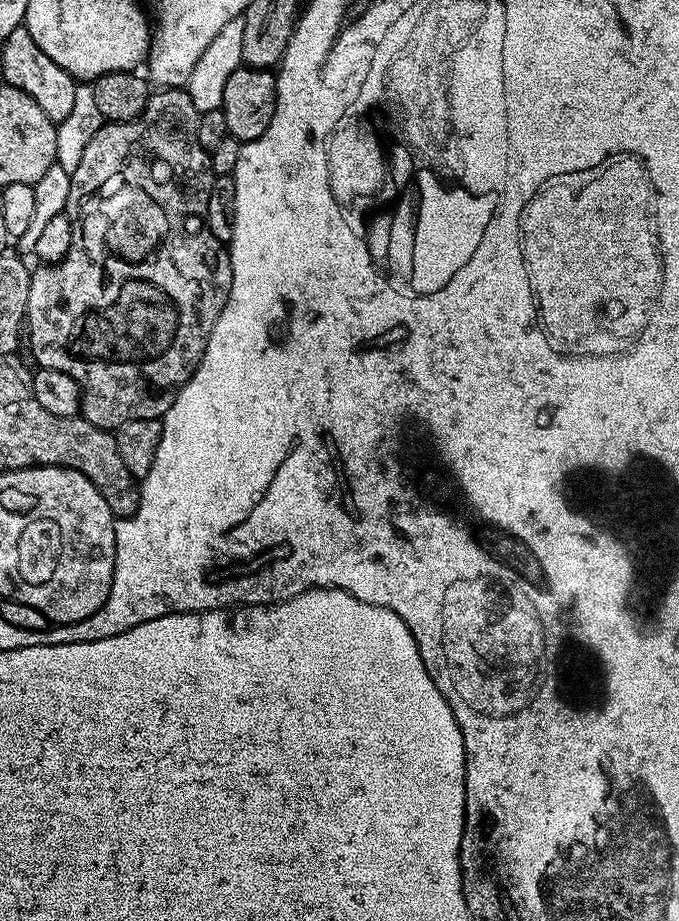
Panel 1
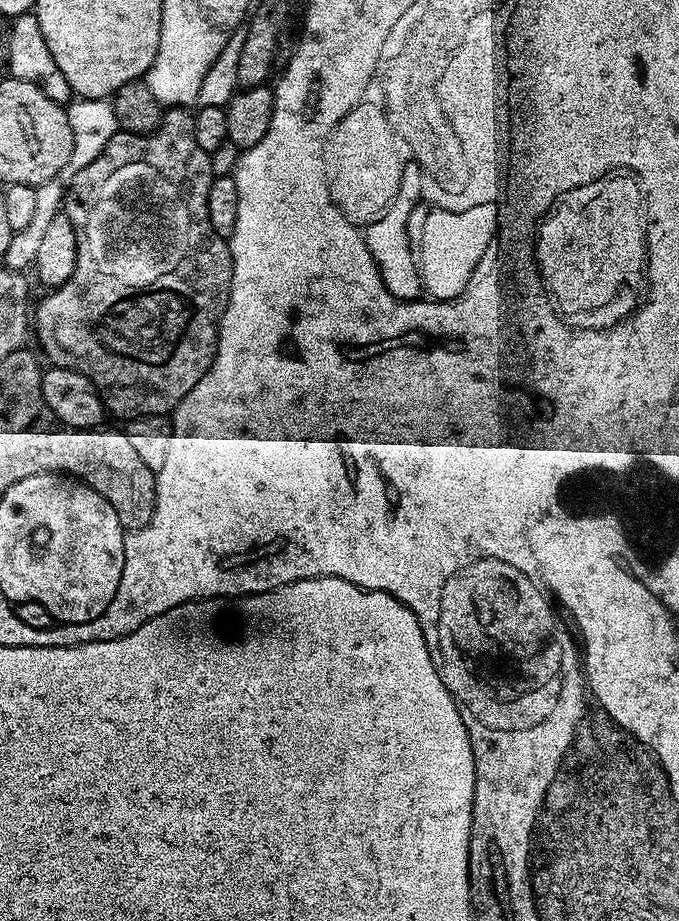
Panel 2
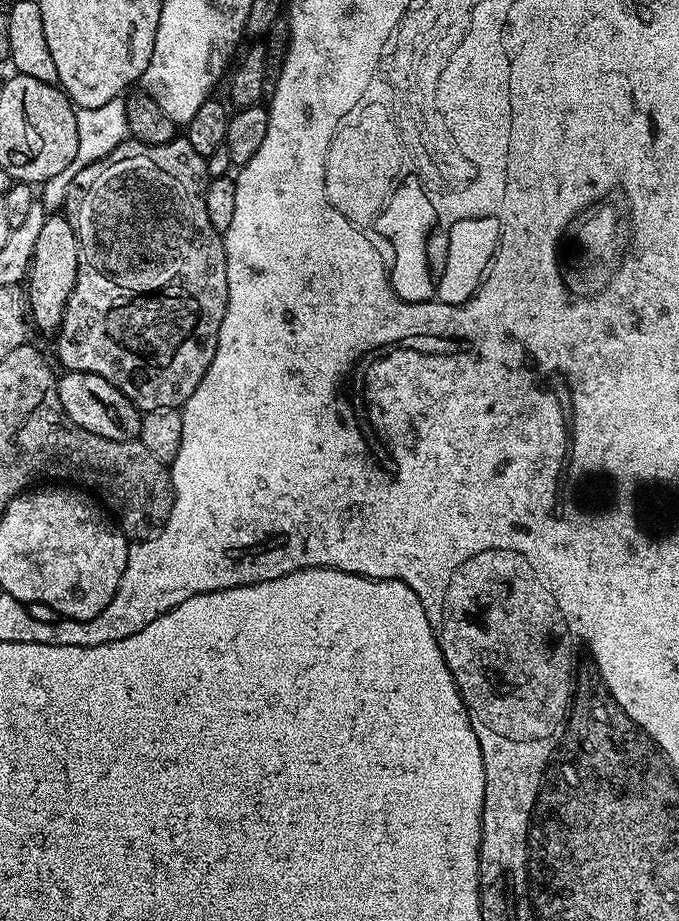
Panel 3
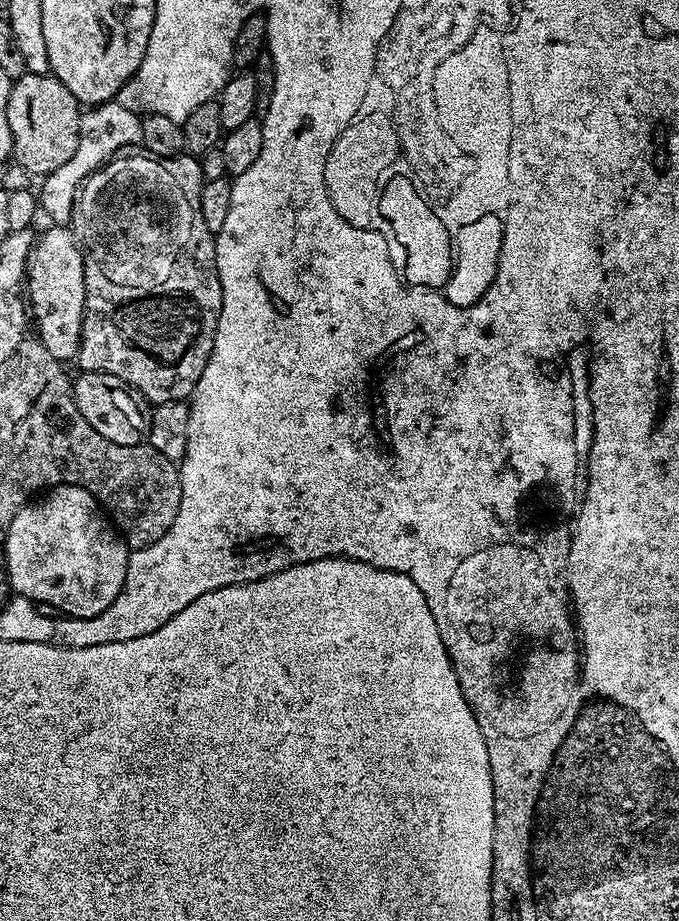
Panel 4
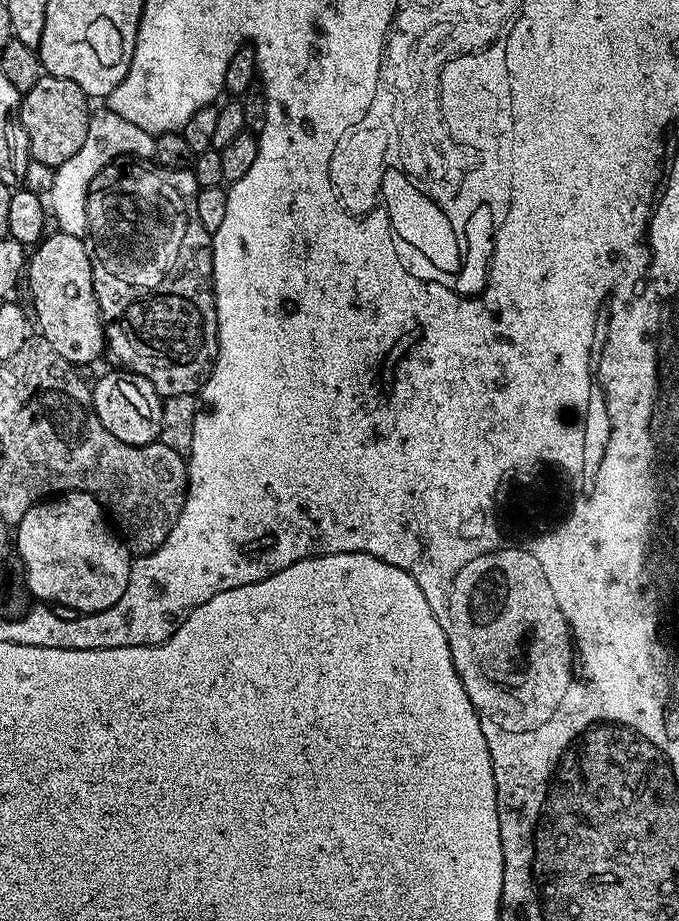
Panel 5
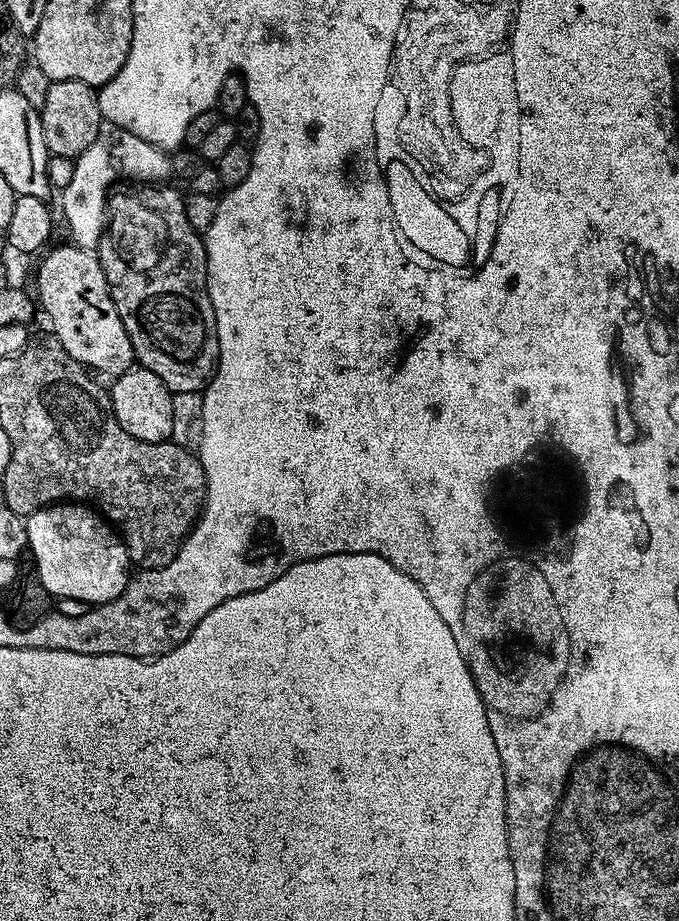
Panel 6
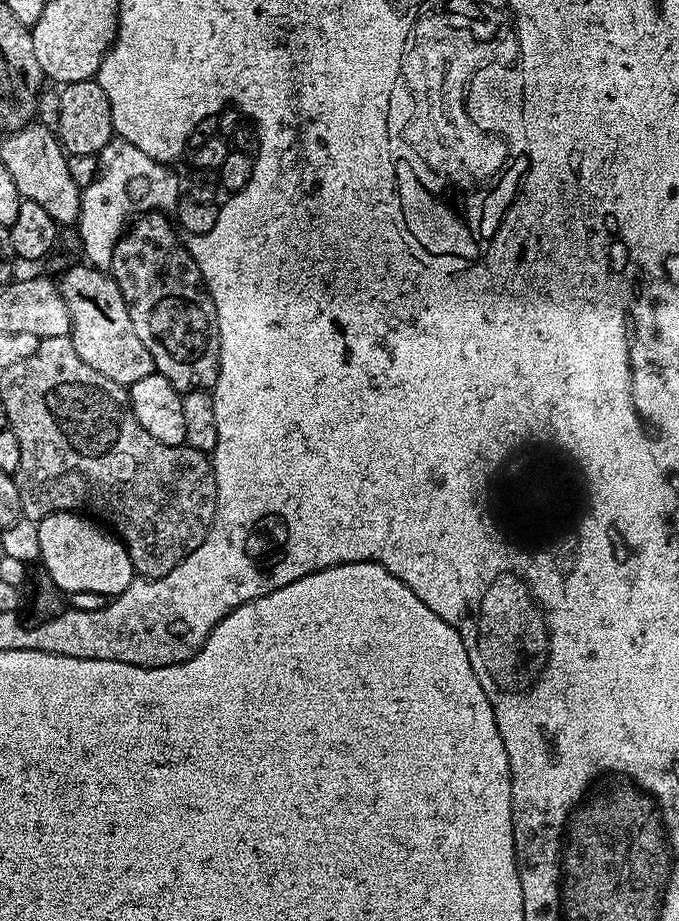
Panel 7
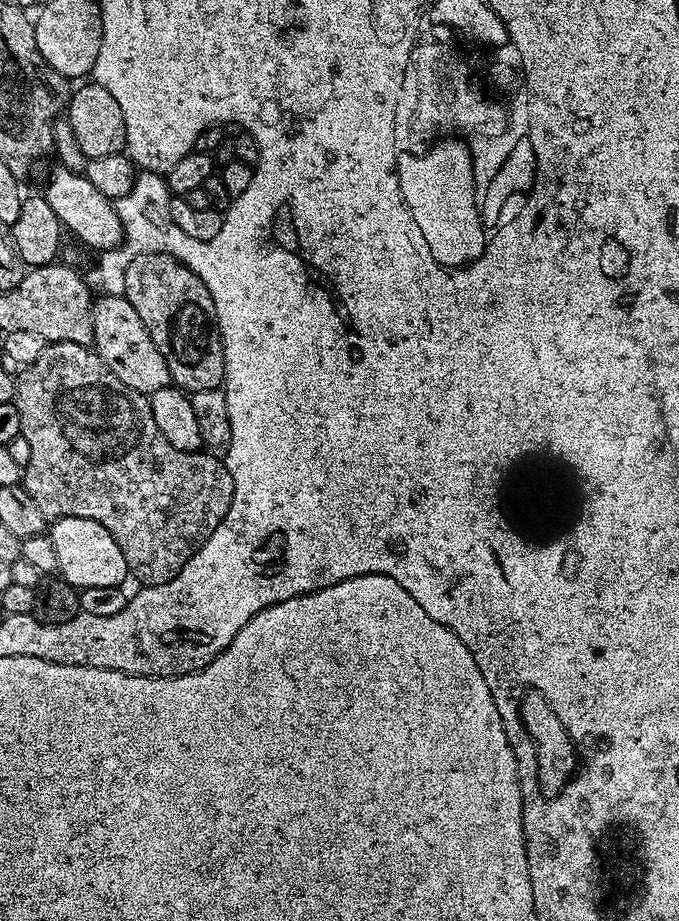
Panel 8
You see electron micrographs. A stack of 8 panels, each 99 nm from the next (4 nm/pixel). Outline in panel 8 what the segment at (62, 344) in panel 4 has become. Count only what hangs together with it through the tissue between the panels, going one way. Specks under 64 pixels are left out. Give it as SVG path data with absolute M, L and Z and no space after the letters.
M104 294L93 303L92 344L102 362L106 362L106 366L114 374L114 378L118 378L118 382L126 382L130 390L151 394L172 384L172 375L166 366L166 358L162 358L162 350L154 346L154 338L150 338L146 326L142 326L138 310L130 306L124 295Z

